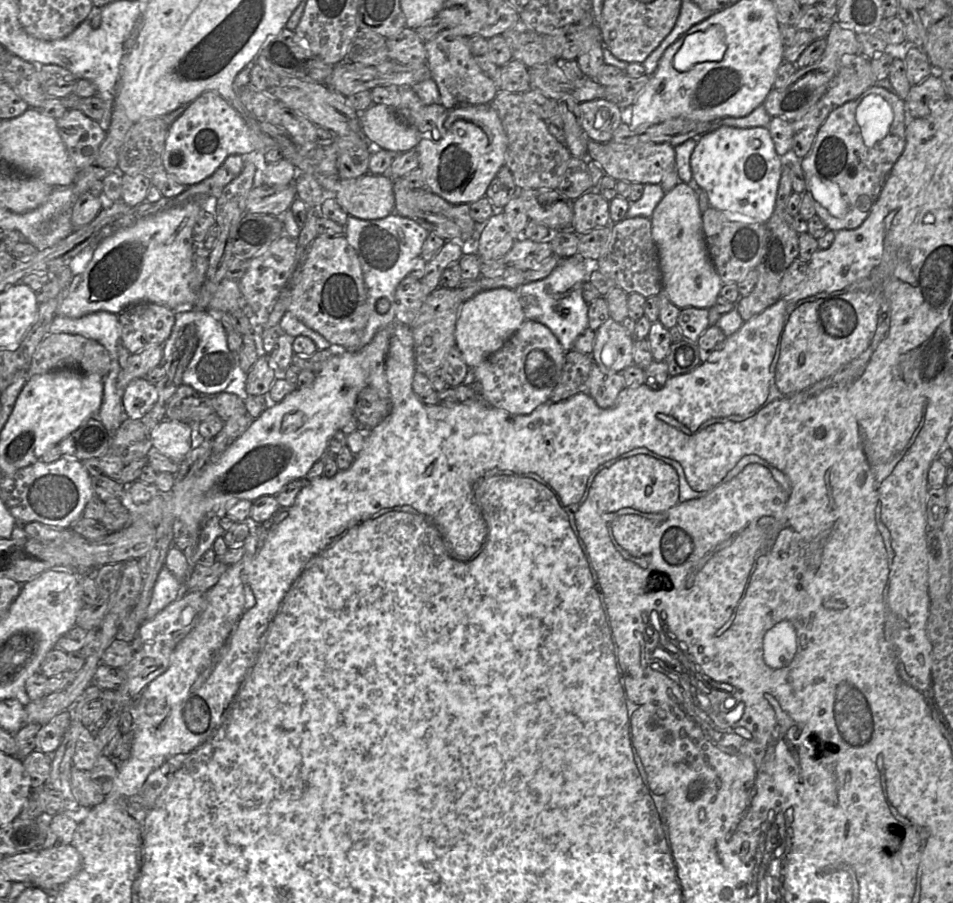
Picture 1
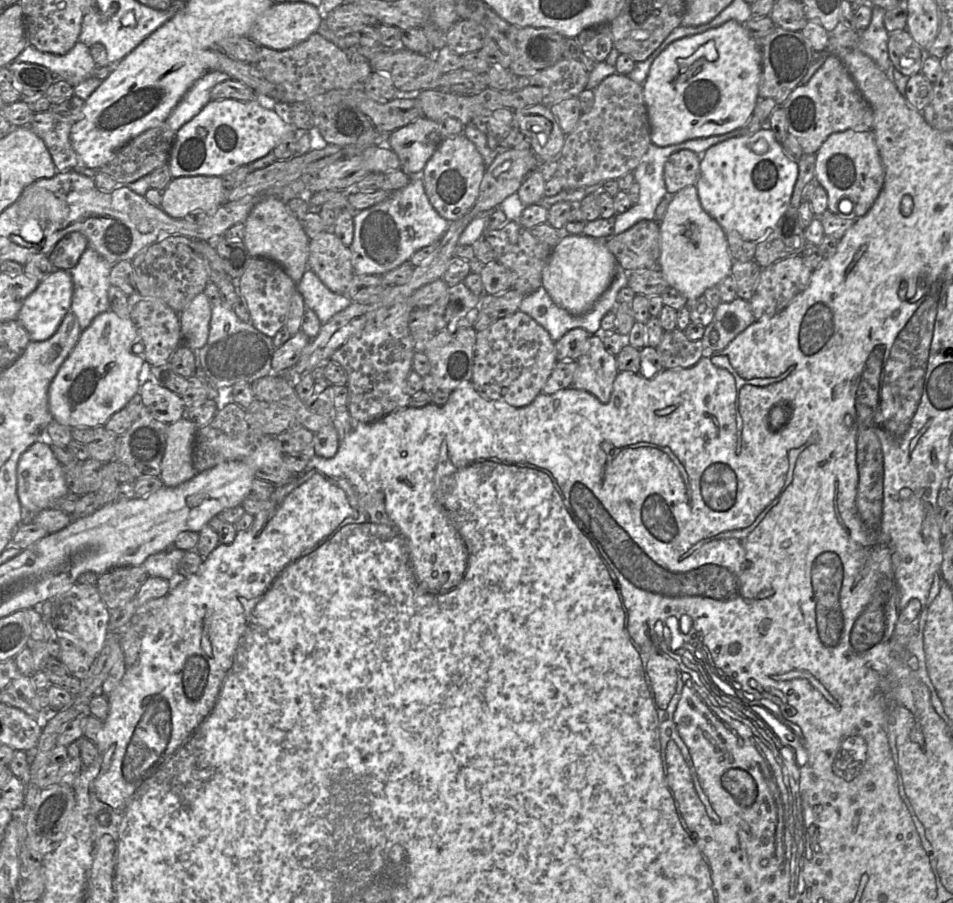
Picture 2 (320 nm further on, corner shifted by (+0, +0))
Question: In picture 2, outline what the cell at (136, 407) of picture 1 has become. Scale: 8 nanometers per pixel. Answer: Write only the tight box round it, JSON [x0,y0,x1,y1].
[139,380,186,424]

